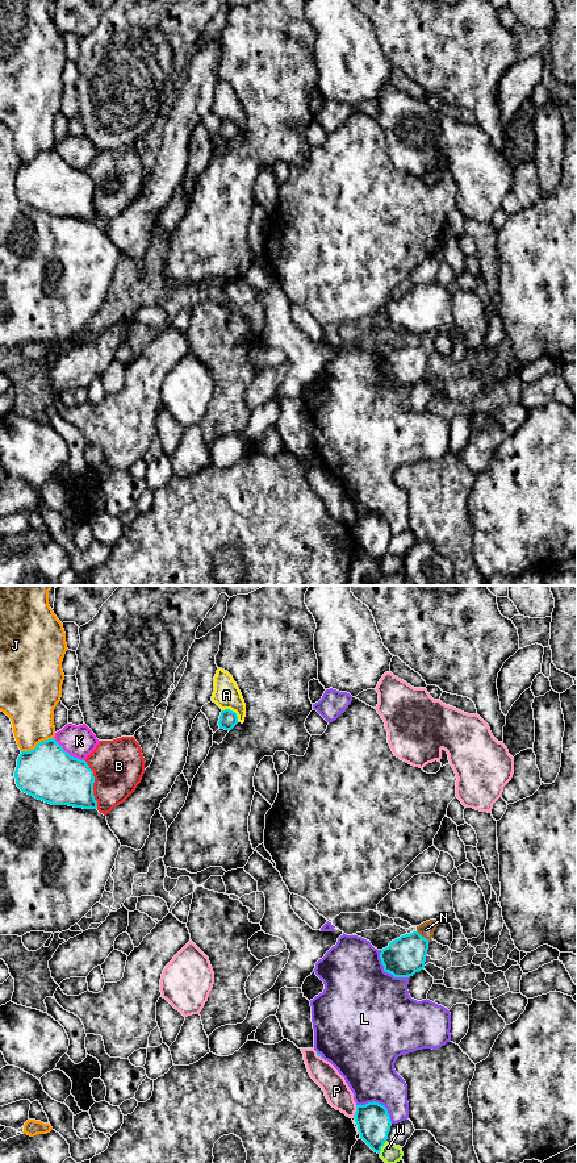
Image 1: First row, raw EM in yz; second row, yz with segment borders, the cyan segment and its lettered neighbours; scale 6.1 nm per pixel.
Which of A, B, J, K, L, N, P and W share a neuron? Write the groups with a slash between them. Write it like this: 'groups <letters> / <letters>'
groups A K / B / J / L / N / P / W

